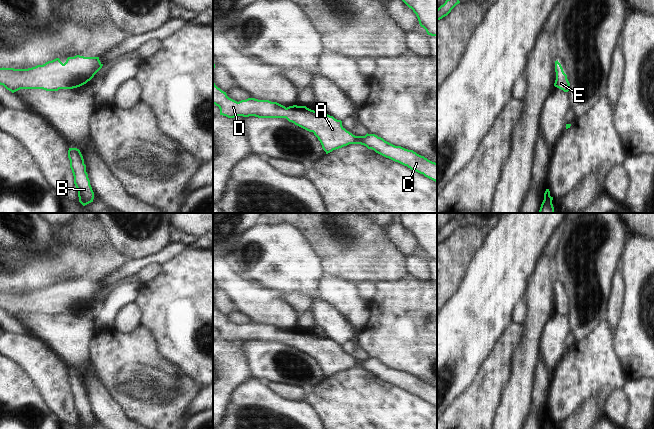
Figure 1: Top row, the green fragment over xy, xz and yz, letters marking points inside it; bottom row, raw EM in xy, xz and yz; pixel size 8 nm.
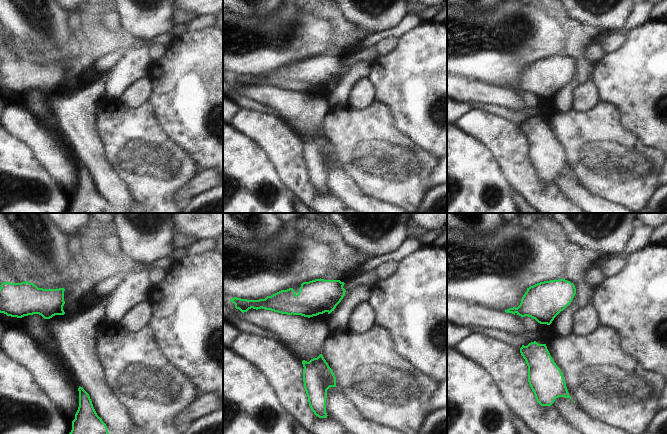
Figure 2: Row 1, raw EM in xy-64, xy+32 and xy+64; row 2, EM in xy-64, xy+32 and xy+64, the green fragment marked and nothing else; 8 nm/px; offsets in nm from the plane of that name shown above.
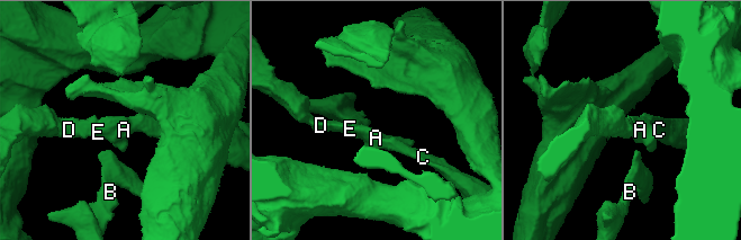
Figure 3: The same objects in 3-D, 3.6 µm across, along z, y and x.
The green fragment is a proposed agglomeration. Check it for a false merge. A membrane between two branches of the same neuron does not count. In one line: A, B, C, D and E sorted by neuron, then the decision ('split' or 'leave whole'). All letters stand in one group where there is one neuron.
A B C D E; leave whole

